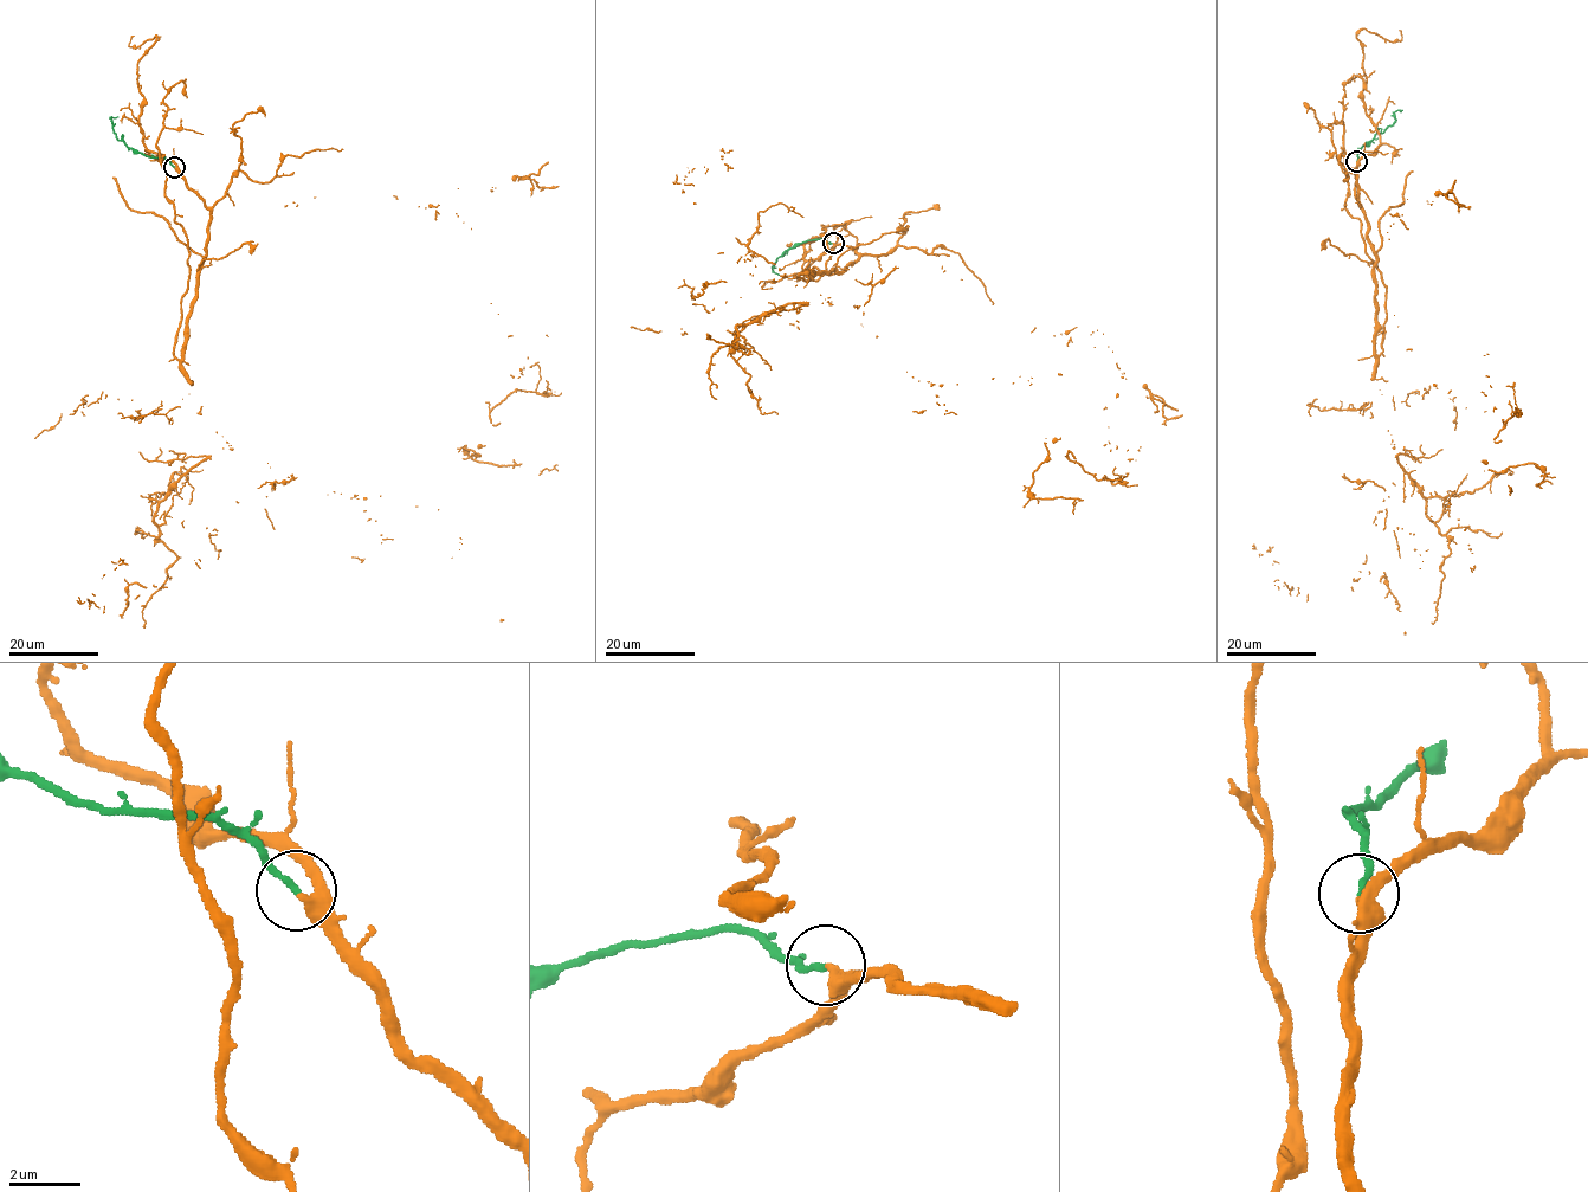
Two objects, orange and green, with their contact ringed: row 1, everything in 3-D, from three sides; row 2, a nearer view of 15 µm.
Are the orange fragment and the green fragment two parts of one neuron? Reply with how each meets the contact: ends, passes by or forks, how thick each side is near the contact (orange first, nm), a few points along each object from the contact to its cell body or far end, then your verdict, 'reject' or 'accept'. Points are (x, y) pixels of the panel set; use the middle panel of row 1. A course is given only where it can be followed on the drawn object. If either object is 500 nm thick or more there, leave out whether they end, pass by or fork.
orange passes by; green ends there; 340 nm thick on the orange side, 170 nm on the other; orange runs (832, 243), (748, 354), (707, 337), (684, 180), (733, 149); green runs (832, 243), (822, 238), (795, 243), (776, 258), (772, 268), (779, 274); accept

